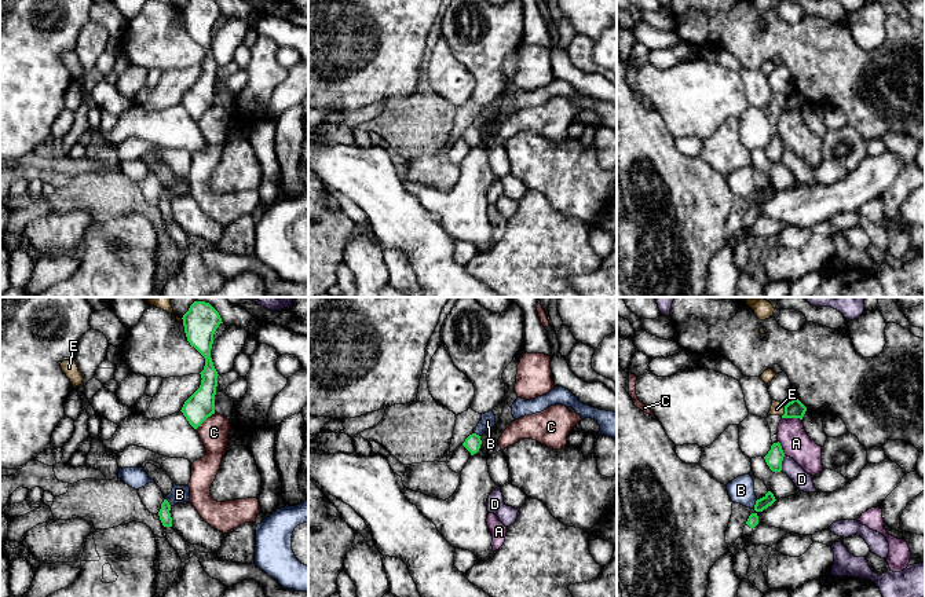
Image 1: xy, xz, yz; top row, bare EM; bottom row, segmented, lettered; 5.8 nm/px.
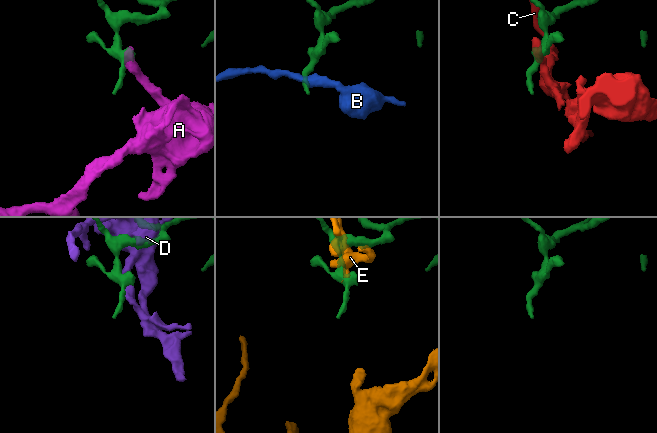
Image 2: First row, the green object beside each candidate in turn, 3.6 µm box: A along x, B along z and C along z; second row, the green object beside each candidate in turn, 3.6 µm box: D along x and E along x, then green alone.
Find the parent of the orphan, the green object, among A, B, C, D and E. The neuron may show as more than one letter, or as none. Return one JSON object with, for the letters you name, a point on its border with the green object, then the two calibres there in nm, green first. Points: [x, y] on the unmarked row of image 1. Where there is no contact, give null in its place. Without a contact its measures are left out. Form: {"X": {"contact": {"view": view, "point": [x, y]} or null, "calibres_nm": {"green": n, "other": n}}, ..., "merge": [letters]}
{"merge": []}

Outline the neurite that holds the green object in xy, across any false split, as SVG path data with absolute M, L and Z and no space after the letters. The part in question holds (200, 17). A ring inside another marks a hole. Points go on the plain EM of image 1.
M189 0L183 7L183 18L187 33L204 50L205 58L201 66L200 80L184 94L182 105L189 116L197 121L208 109L215 106L215 87L217 63L211 50L213 26L222 14L215 0Z

